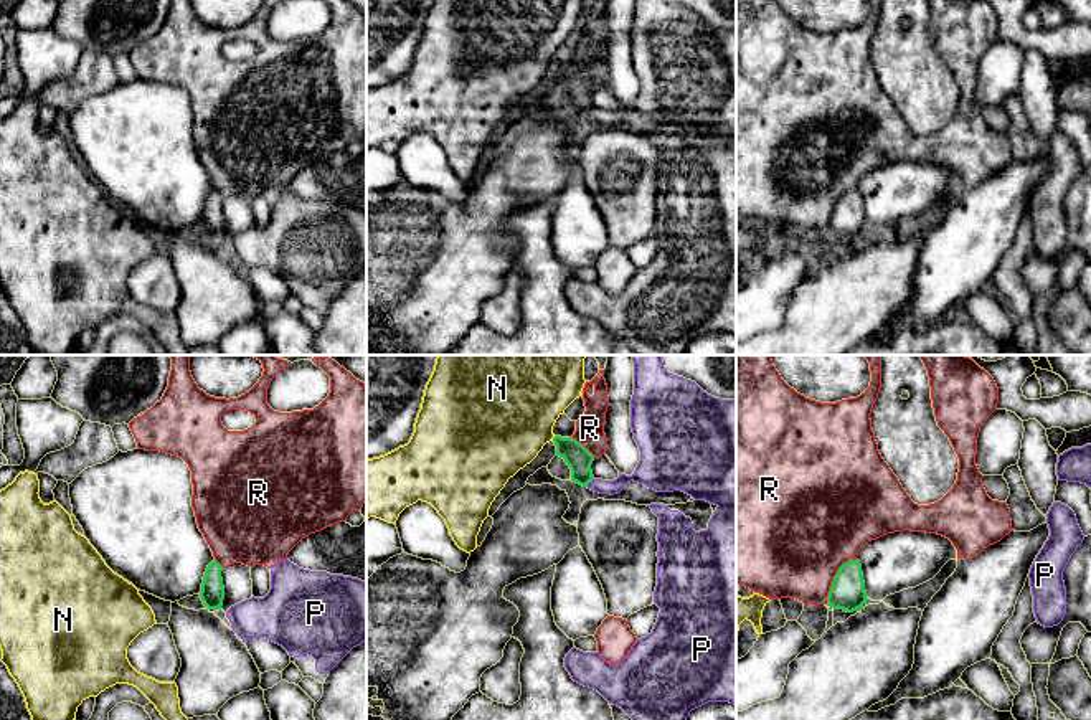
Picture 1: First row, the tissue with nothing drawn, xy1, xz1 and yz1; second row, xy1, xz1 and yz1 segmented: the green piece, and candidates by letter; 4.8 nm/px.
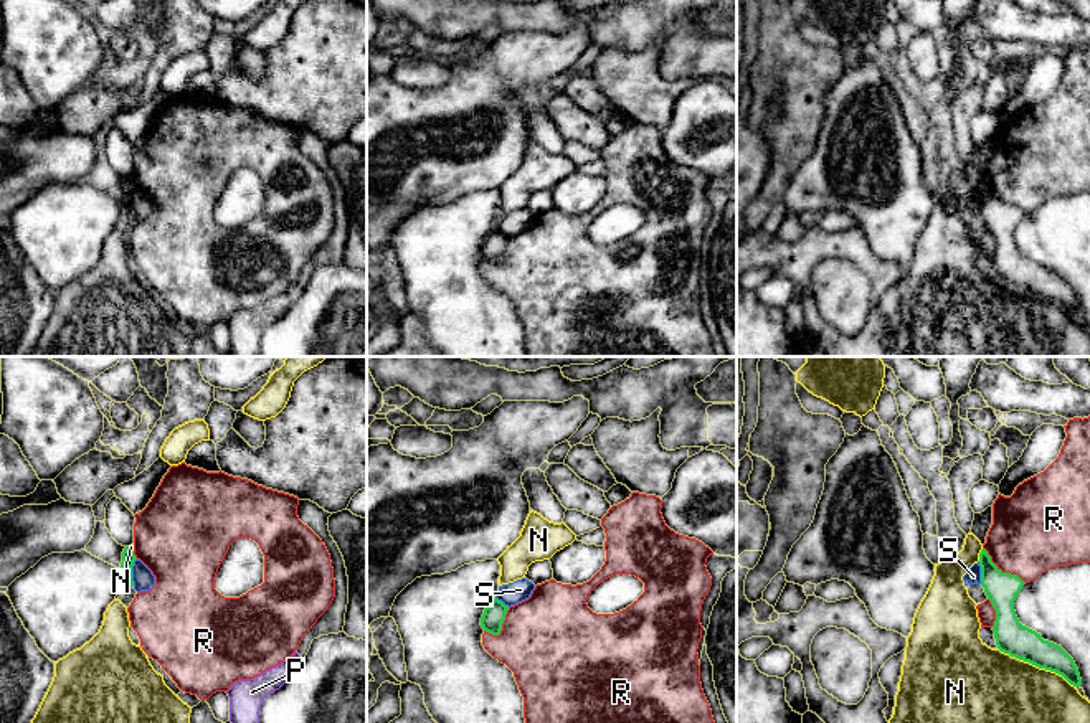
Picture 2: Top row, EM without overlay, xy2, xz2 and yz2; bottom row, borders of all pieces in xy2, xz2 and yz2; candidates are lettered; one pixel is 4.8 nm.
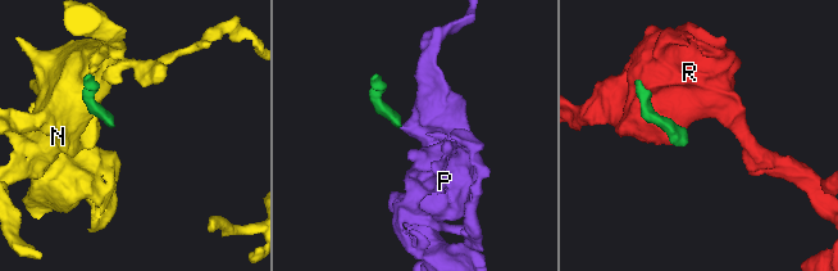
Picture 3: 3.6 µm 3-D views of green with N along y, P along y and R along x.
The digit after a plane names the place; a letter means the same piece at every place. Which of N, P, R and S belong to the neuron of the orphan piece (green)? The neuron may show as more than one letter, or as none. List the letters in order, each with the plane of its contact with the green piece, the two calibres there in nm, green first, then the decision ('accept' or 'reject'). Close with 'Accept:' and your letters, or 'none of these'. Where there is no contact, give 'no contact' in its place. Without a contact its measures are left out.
N: meets green in yz2; 160 nm thick on the green side, 480 nm on the other; reject
P: meets green in xz1; 120 nm thick on the green side, 70 nm on the other; accept
R: meets green in yz1; 170 nm thick on the green side, 480 nm on the other; reject
S: meets green in xy2; 60 nm thick on the green side, 100 nm on the other; reject
Accept: P

